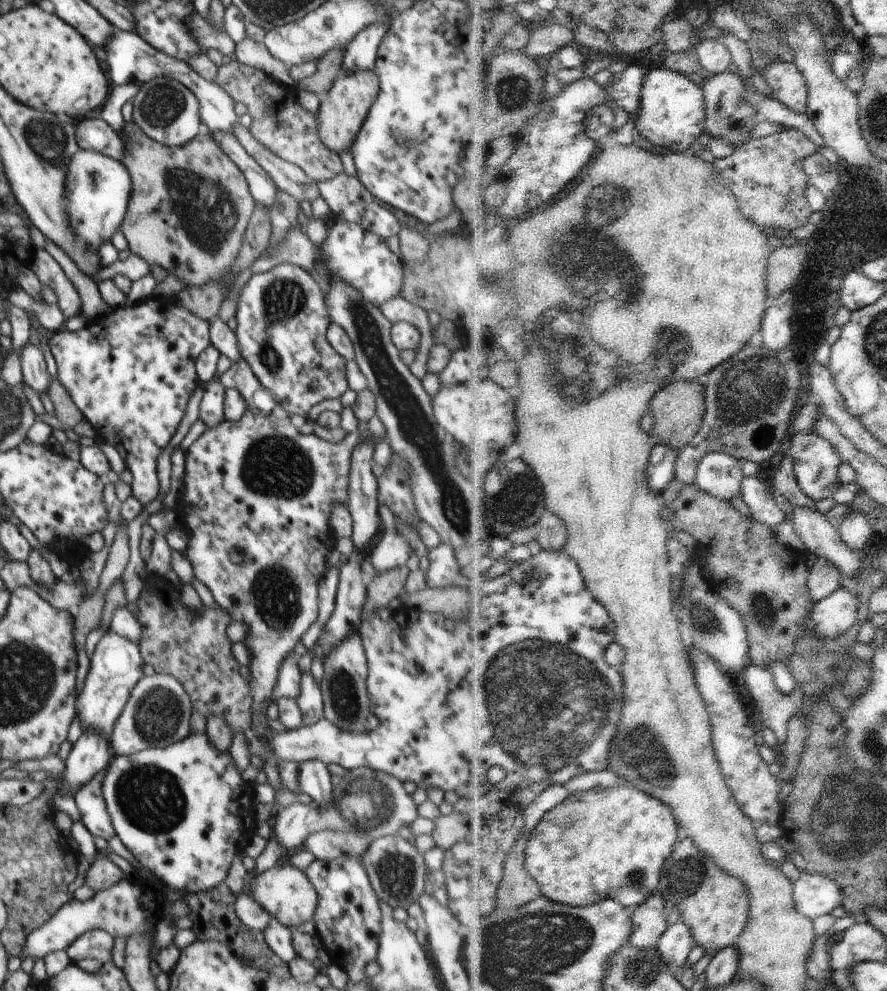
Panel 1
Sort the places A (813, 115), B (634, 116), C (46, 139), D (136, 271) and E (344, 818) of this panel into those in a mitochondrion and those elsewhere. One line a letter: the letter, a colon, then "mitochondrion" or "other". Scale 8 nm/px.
A: other
B: other
C: mitochondrion
D: other
E: mitochondrion

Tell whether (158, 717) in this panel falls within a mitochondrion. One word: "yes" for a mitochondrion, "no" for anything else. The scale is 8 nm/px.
yes

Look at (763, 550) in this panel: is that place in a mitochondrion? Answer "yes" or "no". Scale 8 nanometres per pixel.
no

